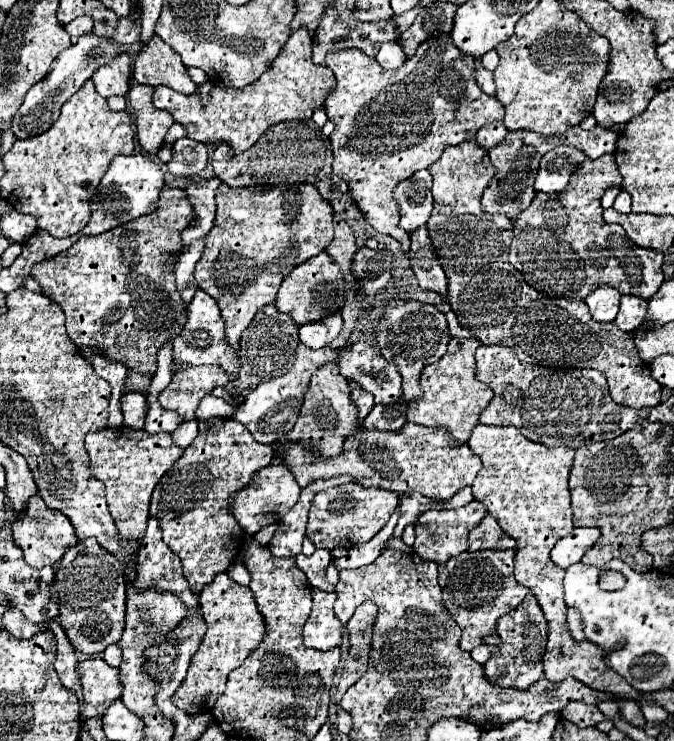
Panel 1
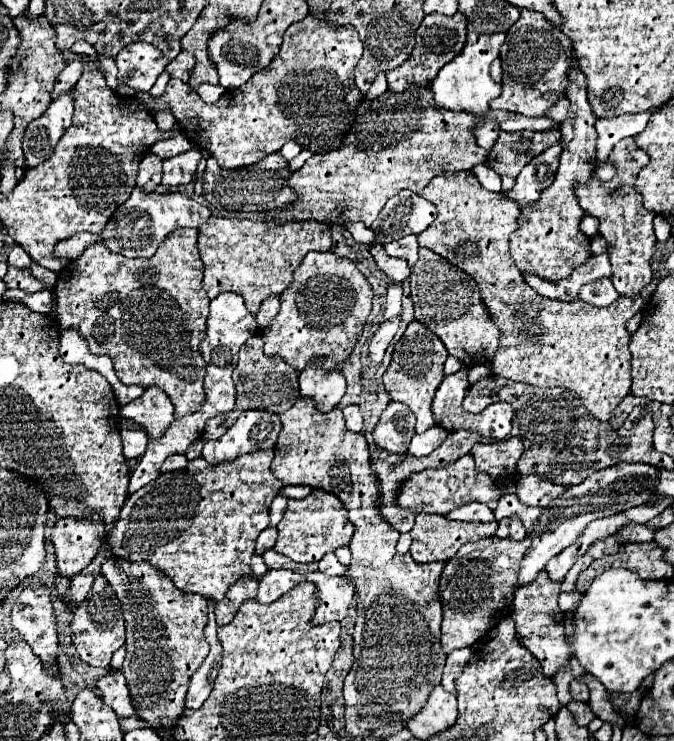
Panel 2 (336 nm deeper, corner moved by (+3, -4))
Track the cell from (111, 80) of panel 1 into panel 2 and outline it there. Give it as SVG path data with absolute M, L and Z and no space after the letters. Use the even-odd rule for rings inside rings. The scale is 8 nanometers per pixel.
M146 42L126 46L114 60L118 64L118 82L128 84L136 92L148 92L170 62L158 48Z

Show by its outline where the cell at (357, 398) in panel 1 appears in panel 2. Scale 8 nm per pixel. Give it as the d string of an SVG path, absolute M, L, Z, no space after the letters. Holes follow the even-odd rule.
M346 406L344 410L344 418L346 418L346 428L352 432L360 432L362 430L362 412L358 406Z

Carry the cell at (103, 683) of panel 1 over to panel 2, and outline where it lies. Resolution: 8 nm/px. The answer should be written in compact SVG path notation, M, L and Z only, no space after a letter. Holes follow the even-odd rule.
M110 670L106 676L100 678L98 688L102 690L102 702L108 704L120 718L136 716L136 710L130 700L130 692L126 686L126 678L120 670Z

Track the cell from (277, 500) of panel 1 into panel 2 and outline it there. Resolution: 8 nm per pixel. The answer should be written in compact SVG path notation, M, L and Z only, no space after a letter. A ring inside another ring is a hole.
M284 486L284 488L280 490L280 494L288 496L288 498L306 498L312 490L314 490L314 488L310 488L310 486Z

